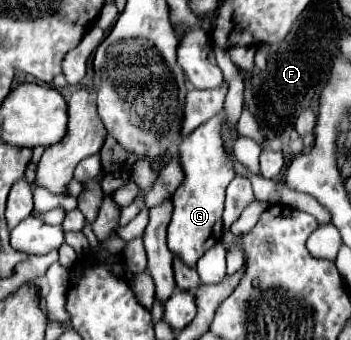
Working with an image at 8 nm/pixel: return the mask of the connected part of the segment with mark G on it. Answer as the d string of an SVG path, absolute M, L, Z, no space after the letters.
M215 116L201 124L195 132L185 136L179 144L179 160L185 172L185 182L173 194L173 216L167 228L167 246L173 254L183 258L185 264L195 266L195 262L221 240L223 234L223 200L225 188L235 178L235 170L227 158L221 140L221 116Z

